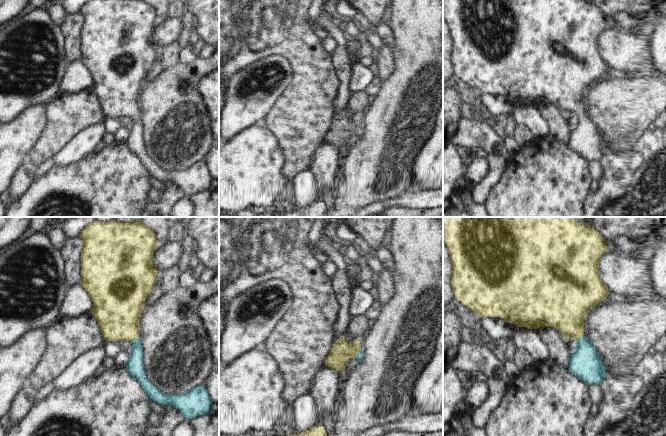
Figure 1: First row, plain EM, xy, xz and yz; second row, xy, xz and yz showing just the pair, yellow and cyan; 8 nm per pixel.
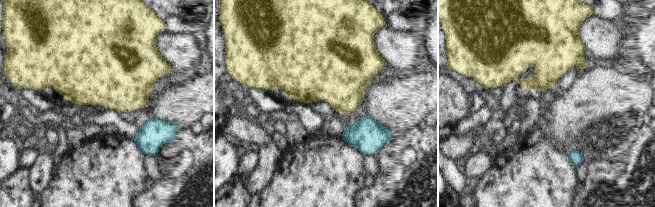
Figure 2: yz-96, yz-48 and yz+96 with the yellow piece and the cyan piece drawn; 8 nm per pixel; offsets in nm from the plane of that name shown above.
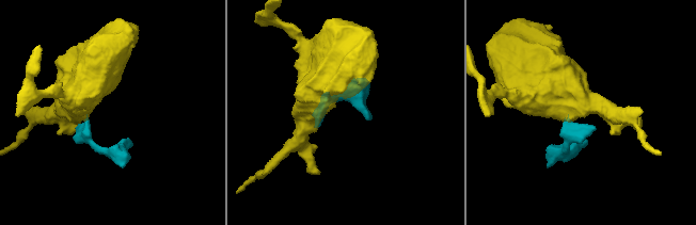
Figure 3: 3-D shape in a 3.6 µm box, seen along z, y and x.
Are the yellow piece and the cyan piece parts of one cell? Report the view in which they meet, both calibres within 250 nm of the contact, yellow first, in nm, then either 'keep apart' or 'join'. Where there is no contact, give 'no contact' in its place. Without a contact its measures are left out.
yz | 340/240 nm | join

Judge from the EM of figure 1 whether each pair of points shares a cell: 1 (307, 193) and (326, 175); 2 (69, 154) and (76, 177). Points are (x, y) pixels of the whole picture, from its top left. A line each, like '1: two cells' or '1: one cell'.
1: two cells
2: two cells

